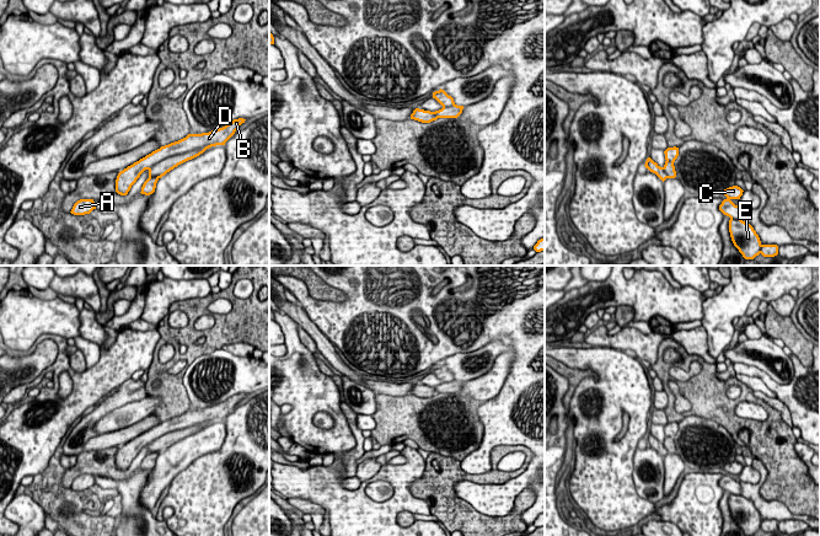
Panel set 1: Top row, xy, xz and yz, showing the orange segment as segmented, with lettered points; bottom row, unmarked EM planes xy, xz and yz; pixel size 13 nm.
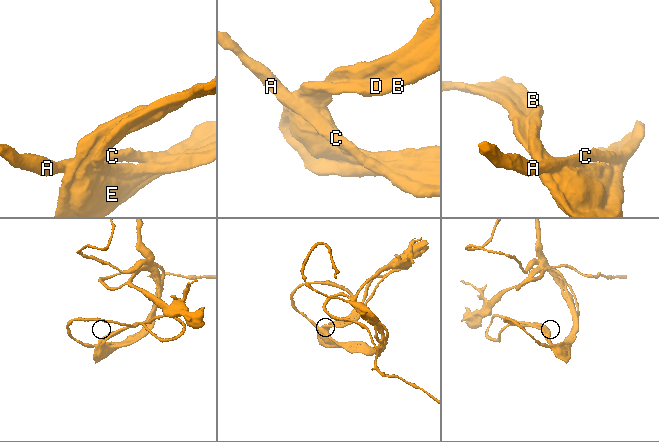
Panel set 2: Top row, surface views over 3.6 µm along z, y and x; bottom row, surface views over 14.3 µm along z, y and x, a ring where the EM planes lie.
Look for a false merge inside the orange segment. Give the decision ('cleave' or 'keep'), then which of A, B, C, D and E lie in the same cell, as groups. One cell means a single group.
keep | A B C D E

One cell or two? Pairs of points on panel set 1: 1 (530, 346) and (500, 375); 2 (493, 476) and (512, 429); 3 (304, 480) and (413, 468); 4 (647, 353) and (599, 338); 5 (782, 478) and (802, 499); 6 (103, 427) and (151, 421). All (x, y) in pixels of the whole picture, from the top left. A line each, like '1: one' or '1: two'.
1: two
2: two
3: one
4: one
5: one
6: one

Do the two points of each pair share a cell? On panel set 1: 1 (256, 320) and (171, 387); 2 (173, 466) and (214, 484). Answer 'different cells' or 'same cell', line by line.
1: same cell
2: different cells

